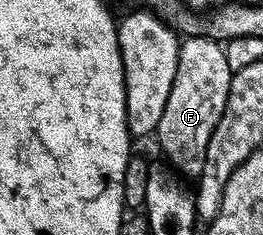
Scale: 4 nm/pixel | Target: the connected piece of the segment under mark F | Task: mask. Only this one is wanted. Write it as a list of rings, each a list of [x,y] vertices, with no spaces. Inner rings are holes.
[[[190,35],[179,44],[176,79],[172,79],[172,91],[164,106],[164,115],[160,115],[156,140],[162,148],[161,156],[183,178],[196,179],[204,171],[208,141],[228,103],[231,76],[226,50],[213,37]]]

